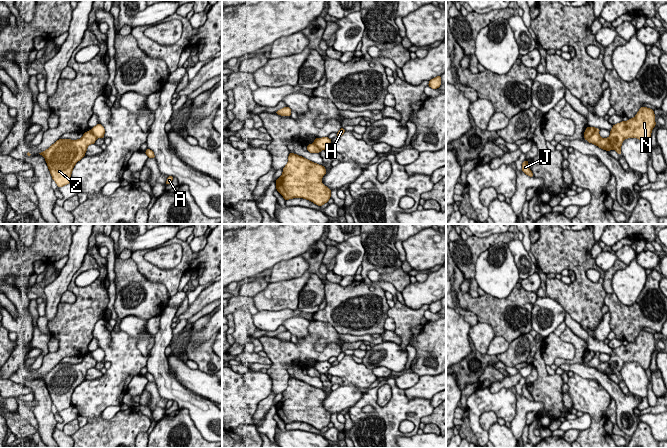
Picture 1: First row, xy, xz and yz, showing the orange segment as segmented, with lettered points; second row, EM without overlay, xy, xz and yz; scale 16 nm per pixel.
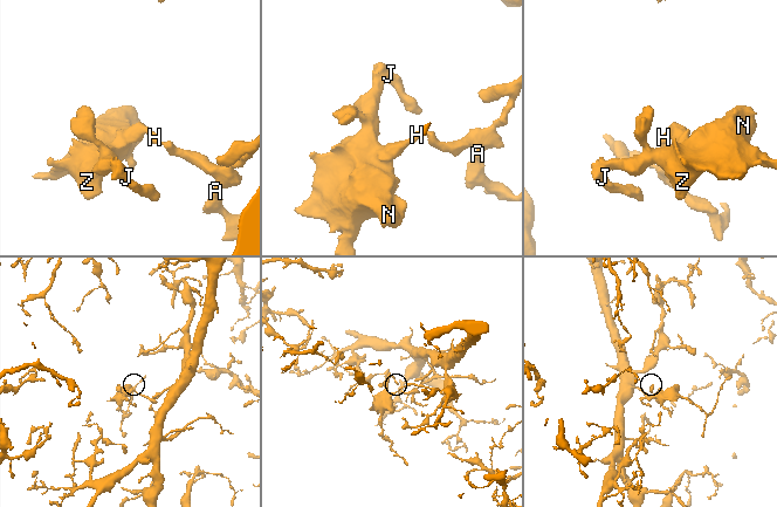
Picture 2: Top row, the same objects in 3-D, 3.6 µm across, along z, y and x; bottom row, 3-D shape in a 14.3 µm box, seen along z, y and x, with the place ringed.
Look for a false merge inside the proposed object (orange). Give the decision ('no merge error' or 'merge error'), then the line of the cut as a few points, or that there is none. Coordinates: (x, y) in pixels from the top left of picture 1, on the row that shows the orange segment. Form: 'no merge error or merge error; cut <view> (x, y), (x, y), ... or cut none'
merge error; cut yz (595, 128), (595, 131), (586, 139)

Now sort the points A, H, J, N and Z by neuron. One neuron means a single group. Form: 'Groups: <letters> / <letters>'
Groups: A H / J N Z

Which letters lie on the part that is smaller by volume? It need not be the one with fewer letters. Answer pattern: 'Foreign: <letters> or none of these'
Foreign: J, N, Z

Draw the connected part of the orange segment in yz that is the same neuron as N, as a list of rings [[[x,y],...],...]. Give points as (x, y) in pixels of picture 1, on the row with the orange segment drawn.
[[[641,107],[634,118],[613,125],[608,138],[601,138],[600,129],[595,128],[595,132],[587,141],[606,151],[616,150],[618,155],[621,155],[621,145],[627,138],[638,138],[644,146],[647,146],[655,126],[654,110]]]

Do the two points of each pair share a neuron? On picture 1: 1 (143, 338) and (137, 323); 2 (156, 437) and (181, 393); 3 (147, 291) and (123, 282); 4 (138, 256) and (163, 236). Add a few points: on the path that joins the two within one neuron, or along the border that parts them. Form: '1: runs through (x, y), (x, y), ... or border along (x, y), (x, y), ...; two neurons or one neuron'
1: runs through (141, 334), (137, 327); one neuron
2: border along (178, 409), (186, 409), (195, 426); two neurons
3: runs through (142, 285), (129, 282); one neuron
4: border along (138, 250), (132, 252); two neurons

